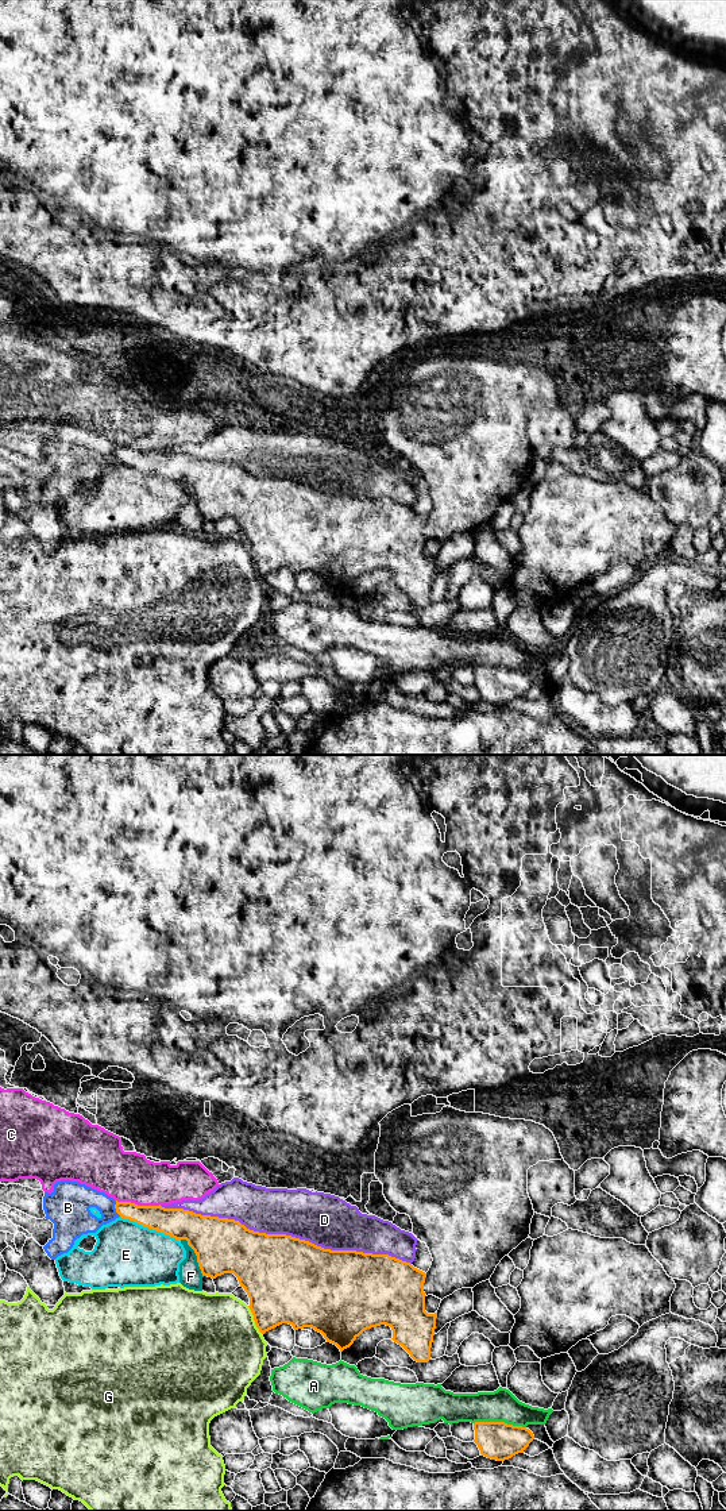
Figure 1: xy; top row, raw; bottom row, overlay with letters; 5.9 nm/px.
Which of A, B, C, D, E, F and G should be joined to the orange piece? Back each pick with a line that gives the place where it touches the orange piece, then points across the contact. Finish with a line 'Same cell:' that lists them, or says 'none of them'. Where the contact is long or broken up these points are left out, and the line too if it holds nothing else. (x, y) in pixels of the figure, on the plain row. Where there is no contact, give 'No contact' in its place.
Same cell: none of them

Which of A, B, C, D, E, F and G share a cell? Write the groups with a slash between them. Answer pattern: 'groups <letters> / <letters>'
groups A / B D / C / E / F / G

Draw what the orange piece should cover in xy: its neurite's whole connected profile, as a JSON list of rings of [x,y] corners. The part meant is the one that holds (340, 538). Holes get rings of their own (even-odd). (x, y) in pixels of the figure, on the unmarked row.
[[[117,444],[115,452],[124,463],[161,475],[179,486],[186,483],[197,500],[202,520],[216,523],[224,517],[233,517],[250,541],[248,551],[262,578],[282,567],[291,568],[294,574],[312,571],[321,577],[327,586],[336,589],[343,595],[364,574],[386,568],[393,574],[391,583],[401,589],[414,605],[428,606],[430,604],[437,556],[428,558],[425,555],[424,527],[426,517],[410,506],[389,498],[324,493],[291,479],[259,477],[235,463],[201,459],[184,452],[165,452],[161,448],[138,450]]]

